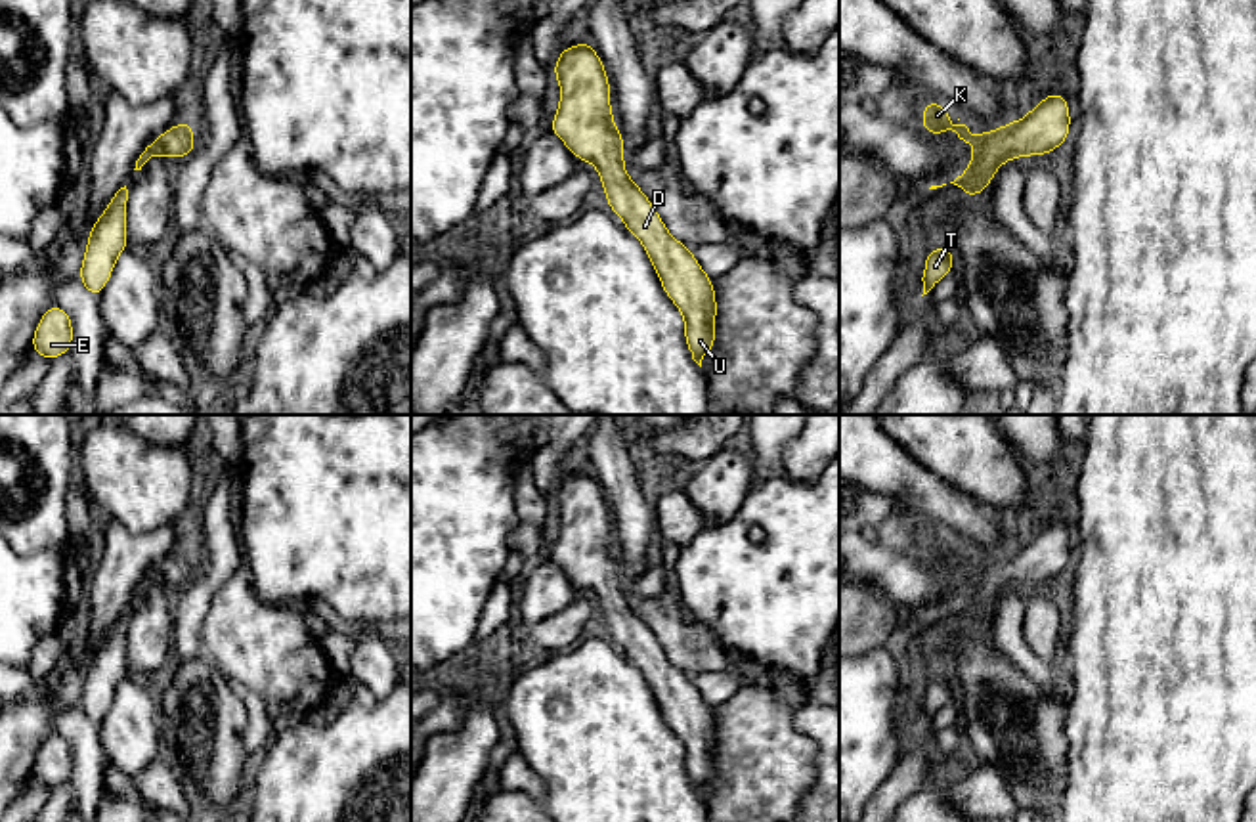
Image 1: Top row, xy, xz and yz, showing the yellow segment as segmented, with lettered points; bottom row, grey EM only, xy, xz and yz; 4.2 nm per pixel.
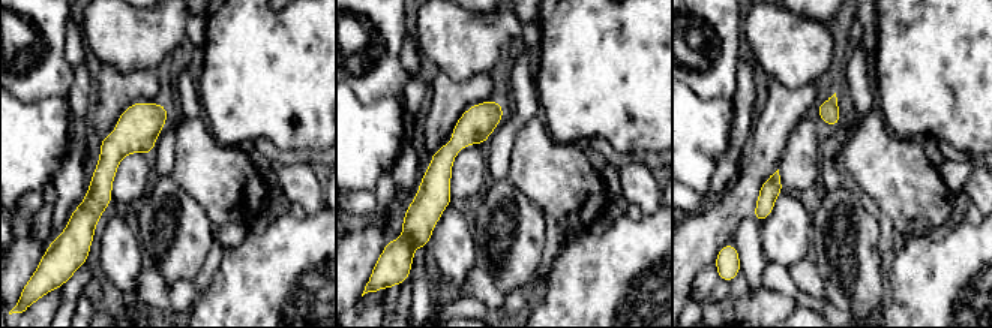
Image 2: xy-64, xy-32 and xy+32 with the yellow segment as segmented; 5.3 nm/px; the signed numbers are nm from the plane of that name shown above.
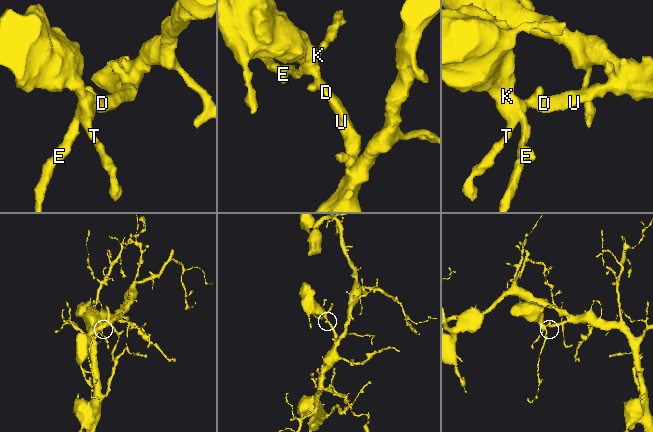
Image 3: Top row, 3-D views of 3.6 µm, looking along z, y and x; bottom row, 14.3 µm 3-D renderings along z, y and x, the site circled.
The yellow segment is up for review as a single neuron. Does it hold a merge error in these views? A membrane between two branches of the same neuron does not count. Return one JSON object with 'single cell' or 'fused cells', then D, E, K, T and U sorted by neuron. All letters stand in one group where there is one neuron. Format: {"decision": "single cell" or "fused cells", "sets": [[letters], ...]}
{"decision": "single cell", "sets": [["D", "E", "K", "T", "U"]]}

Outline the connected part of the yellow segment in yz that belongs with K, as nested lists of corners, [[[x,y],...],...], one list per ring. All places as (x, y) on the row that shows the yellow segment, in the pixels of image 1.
[[[1046,94],[1025,119],[975,136],[965,124],[952,124],[942,103],[925,99],[923,117],[918,124],[935,138],[950,128],[965,143],[975,143],[967,170],[950,182],[975,199],[988,189],[992,176],[1006,161],[1027,155],[1042,157],[1063,145],[1069,138],[1071,113],[1063,94]]]

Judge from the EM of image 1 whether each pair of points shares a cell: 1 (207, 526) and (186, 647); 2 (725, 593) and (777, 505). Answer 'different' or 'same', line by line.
1: same
2: same

